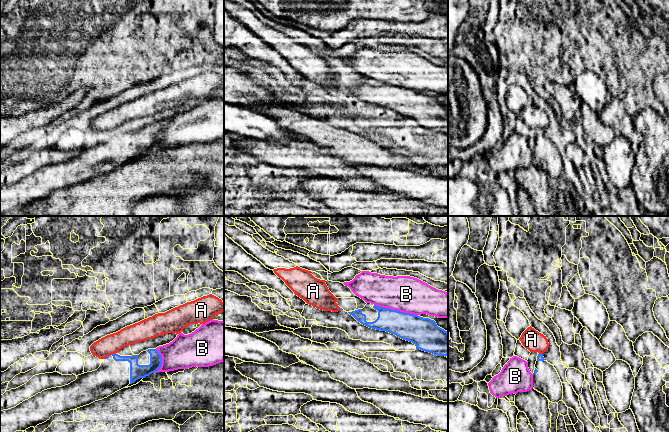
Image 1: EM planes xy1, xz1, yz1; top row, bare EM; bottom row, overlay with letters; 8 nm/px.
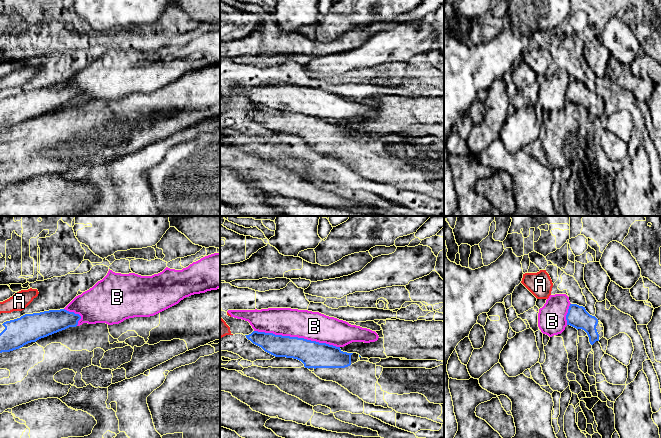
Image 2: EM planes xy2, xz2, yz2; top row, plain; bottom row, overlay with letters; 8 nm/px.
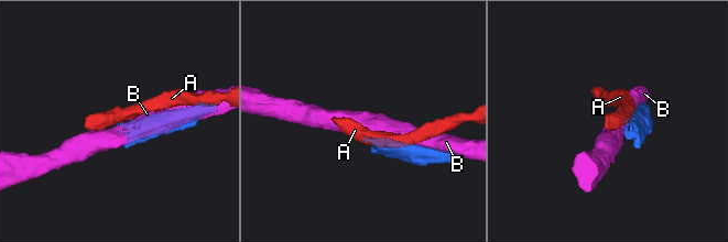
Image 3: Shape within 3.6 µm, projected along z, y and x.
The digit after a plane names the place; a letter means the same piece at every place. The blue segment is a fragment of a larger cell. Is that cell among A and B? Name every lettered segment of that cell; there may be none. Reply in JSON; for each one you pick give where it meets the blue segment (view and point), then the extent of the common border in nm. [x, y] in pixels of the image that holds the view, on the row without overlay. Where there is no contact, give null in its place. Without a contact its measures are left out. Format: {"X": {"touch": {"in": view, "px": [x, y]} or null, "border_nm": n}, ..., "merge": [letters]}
{"merge": []}

